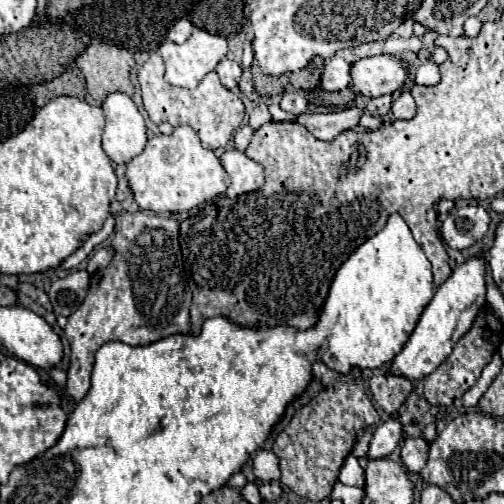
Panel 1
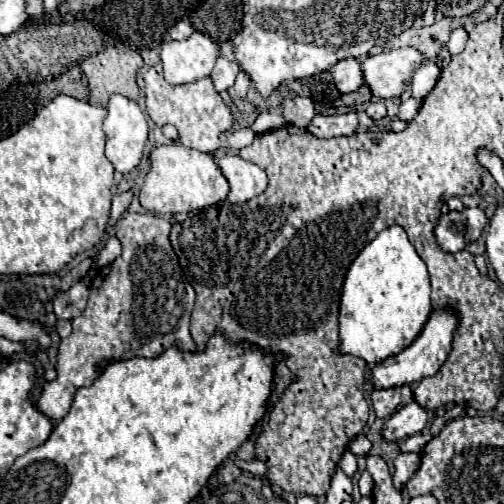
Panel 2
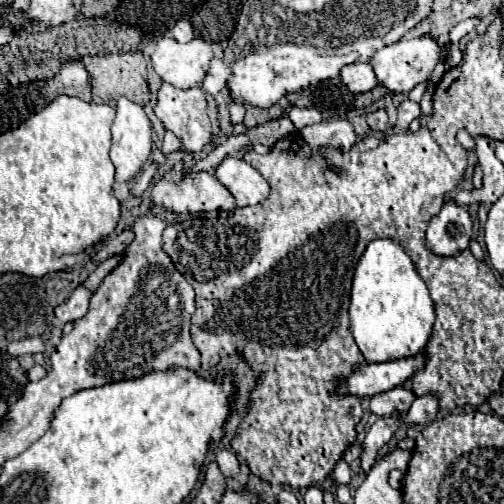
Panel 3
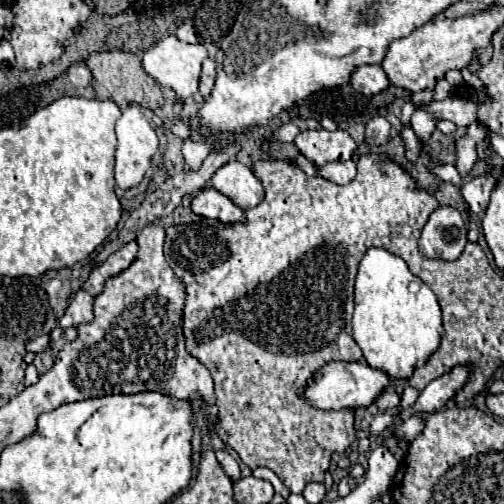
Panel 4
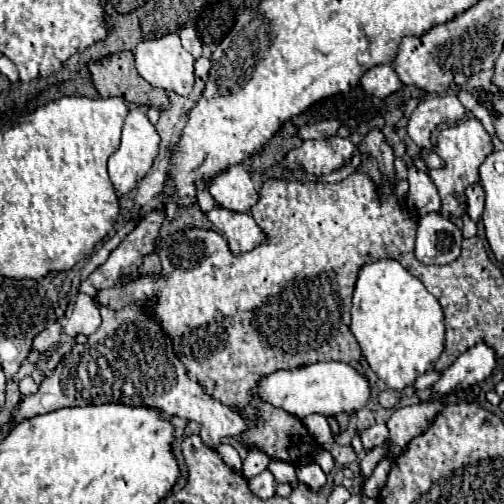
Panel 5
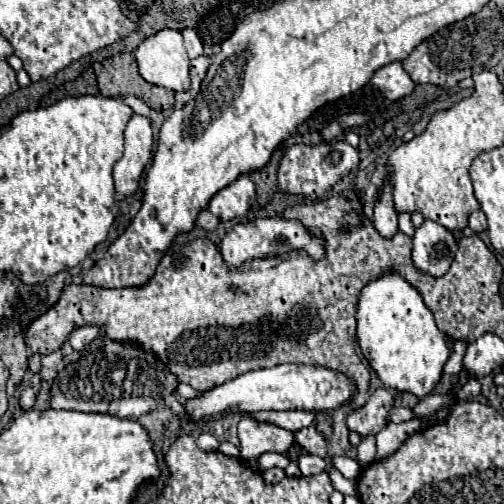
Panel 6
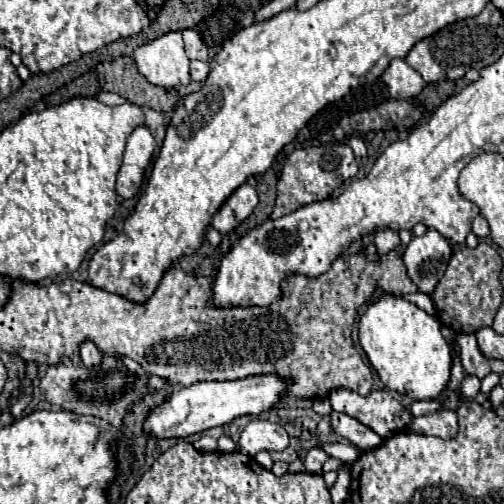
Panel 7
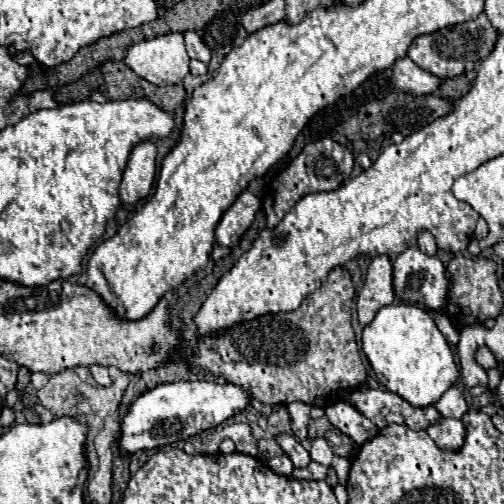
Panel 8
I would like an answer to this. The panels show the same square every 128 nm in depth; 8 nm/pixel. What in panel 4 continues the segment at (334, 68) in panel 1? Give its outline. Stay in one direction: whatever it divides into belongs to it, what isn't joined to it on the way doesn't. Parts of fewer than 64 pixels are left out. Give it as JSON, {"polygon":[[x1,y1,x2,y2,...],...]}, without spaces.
{"polygon":[[358,66,350,76,350,86,364,96,374,96,388,88,390,82,382,66]]}

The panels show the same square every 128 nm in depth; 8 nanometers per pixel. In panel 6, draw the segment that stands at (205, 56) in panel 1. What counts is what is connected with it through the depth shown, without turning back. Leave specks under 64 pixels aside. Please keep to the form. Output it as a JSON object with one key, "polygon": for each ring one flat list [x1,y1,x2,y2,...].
{"polygon":[[160,30,134,50,140,76,170,90,190,90,190,58,178,30]]}

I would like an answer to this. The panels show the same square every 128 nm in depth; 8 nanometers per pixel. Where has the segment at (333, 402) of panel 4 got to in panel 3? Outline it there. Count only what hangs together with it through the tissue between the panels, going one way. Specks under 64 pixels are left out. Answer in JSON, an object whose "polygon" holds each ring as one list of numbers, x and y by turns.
{"polygon":[[426,350,418,352,416,356,408,358,398,358,390,362,380,362,380,364,366,364,358,366,340,386,340,394,354,394,358,398,368,396,372,398,374,394,392,390,394,386,402,386,406,380,410,380,418,370,426,366]]}

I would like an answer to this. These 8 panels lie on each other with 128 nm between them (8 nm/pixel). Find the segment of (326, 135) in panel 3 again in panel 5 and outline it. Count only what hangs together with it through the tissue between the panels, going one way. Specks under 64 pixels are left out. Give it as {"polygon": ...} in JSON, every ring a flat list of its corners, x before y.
{"polygon":[[332,136,326,140,306,140,300,148,286,154,282,166,296,170,298,164,312,176,330,174,354,154,354,144,348,138]]}

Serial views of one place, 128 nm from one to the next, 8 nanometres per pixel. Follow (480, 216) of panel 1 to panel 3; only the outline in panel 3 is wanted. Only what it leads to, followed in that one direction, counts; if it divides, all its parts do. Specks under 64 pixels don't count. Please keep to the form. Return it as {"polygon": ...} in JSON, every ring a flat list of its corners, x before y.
{"polygon":[[446,202,426,230,426,244,438,256,456,256,468,248,474,220,464,206]]}

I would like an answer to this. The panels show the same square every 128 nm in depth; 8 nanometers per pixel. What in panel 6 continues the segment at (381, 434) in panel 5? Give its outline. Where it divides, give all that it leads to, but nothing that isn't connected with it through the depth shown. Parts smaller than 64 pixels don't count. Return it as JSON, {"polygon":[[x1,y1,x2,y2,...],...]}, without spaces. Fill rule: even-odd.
{"polygon":[[392,408,388,422,406,422,406,420,412,420,412,418,414,418,414,414,412,414,410,408],[368,434,358,446,358,462,370,464,374,458,376,458,376,436]]}

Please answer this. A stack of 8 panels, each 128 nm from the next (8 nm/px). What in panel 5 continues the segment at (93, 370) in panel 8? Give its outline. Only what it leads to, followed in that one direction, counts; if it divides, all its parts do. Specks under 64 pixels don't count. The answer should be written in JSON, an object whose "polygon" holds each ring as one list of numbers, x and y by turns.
{"polygon":[[78,294,72,310,68,312,66,320,62,322,62,330,68,336,76,336,76,334,92,334,96,332,96,328,100,326,100,314,98,314,98,304,92,296,86,294]]}

